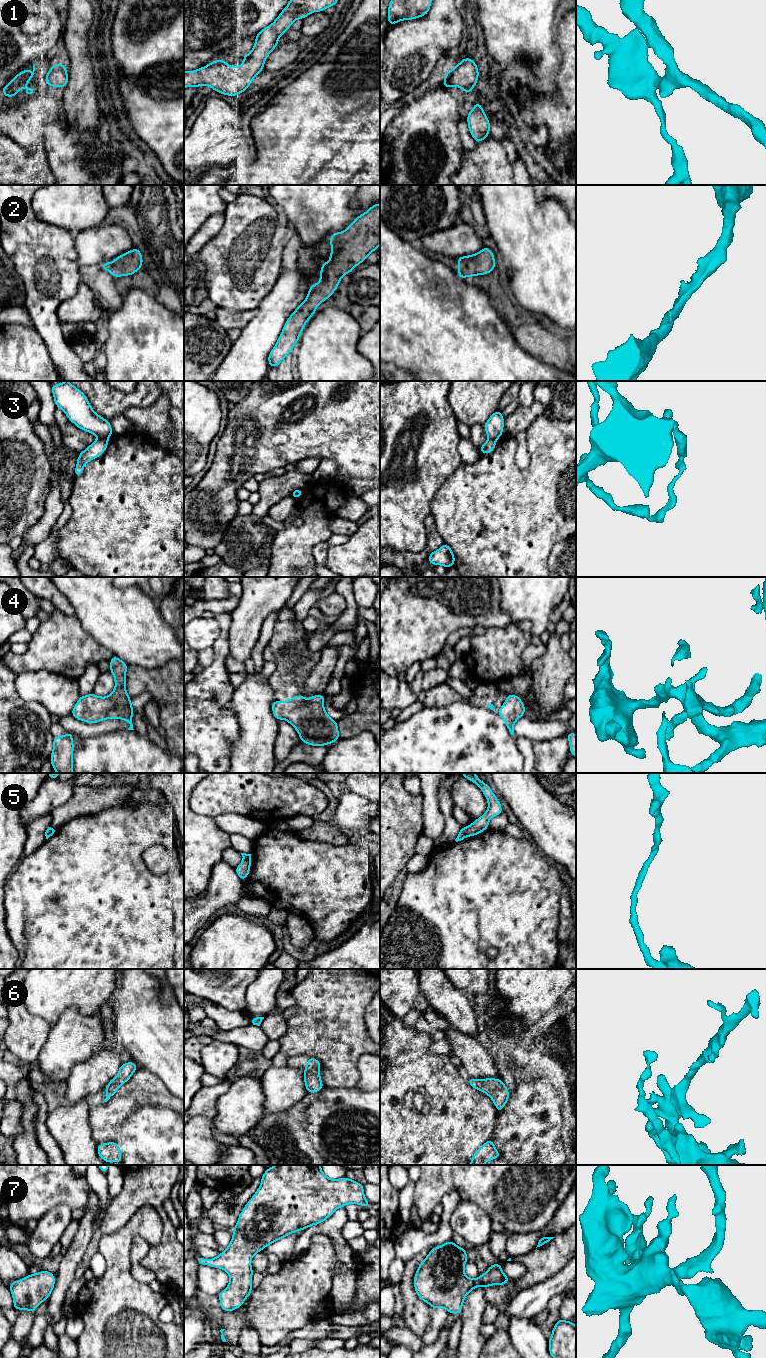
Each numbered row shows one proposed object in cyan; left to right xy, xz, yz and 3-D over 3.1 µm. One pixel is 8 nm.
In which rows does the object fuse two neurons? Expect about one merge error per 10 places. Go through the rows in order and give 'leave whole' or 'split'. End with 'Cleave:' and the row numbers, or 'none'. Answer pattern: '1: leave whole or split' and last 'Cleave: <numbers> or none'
1: leave whole
2: leave whole
3: split
4: leave whole
5: leave whole
6: leave whole
7: leave whole
Cleave: 3

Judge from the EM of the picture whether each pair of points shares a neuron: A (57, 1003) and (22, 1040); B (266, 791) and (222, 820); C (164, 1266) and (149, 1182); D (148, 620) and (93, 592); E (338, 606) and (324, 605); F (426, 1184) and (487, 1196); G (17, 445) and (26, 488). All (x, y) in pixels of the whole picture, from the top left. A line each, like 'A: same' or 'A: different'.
A: different
B: different
C: same
D: same
E: same
F: same
G: same

